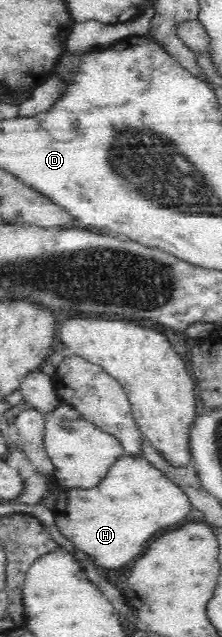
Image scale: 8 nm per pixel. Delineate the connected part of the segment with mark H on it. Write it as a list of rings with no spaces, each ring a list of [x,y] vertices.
[[[120,457],[94,488],[62,488],[53,506],[56,528],[71,542],[72,548],[84,552],[95,566],[122,568],[144,548],[148,538],[162,528],[180,522],[194,510],[186,494],[146,459]]]

